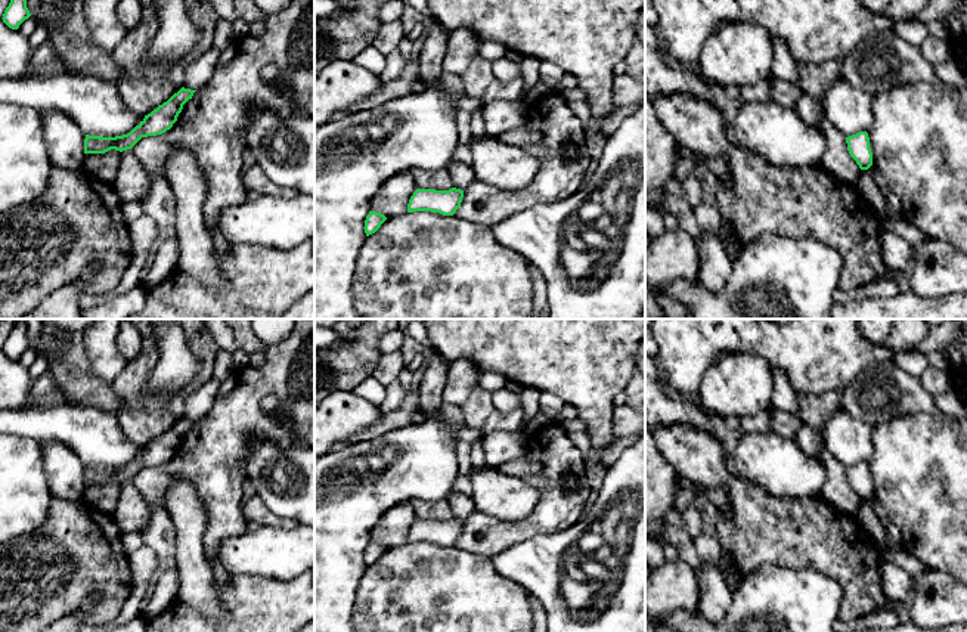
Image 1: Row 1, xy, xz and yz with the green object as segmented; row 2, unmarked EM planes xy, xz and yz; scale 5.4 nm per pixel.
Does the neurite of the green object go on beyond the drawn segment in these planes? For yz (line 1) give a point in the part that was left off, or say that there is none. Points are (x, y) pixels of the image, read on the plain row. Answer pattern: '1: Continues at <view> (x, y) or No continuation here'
1: No continuation here

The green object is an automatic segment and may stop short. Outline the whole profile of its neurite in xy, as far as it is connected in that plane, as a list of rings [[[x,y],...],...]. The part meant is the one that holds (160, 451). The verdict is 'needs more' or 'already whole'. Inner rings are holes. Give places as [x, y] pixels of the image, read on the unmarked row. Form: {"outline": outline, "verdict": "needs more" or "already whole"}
{"outline": [[[182,418],[167,433],[159,436],[151,444],[145,446],[139,456],[130,464],[115,468],[89,467],[84,470],[84,484],[105,484],[111,480],[131,480],[142,468],[162,465],[177,452],[183,436],[192,430],[196,421]]], "verdict": "already whole"}

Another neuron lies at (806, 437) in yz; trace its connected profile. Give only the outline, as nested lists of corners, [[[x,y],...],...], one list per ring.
[[[802,424],[796,433],[794,442],[797,446],[812,458],[818,458],[818,452],[824,447],[822,440],[812,427]]]

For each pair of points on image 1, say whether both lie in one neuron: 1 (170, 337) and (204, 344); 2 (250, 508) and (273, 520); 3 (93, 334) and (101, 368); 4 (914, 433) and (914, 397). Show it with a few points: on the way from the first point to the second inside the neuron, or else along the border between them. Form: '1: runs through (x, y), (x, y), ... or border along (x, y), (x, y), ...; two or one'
1: border along (183, 334), (188, 349), (200, 362), (198, 372); two
2: runs through (256, 511), (267, 517); one
3: runs through (101, 343), (101, 359); one
4: border along (938, 411), (910, 412), (880, 423); two

